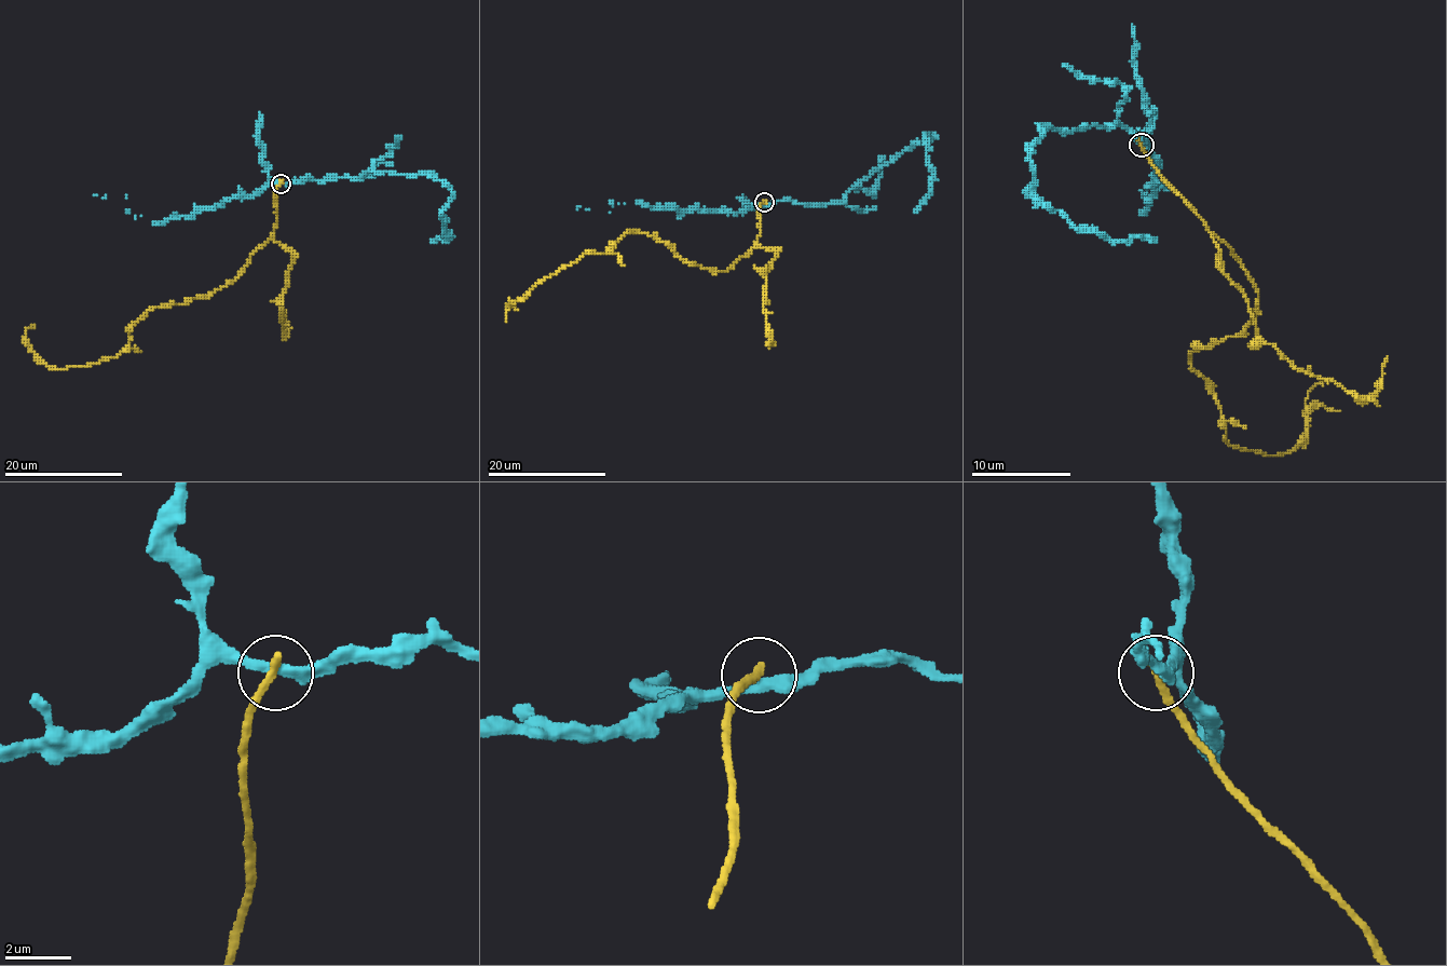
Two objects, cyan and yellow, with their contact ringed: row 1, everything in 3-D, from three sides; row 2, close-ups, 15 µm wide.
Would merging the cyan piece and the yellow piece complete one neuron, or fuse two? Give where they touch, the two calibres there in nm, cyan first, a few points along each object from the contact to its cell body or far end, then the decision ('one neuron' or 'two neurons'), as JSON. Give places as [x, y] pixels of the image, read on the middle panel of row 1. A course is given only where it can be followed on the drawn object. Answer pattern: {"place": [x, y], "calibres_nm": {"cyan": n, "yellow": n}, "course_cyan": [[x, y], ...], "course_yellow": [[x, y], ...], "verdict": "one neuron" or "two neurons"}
{"place": [764, 202], "calibres_nm": {"cyan": 320, "yellow": 260}, "course_cyan": [[764, 203], [837, 203], [875, 169], [936, 137], [927, 139], [933, 179], [913, 212]], "course_yellow": [[764, 203], [758, 241], [724, 272], [626, 232], [613, 249], [582, 255], [508, 301], [518, 311]], "verdict": "two neurons"}

